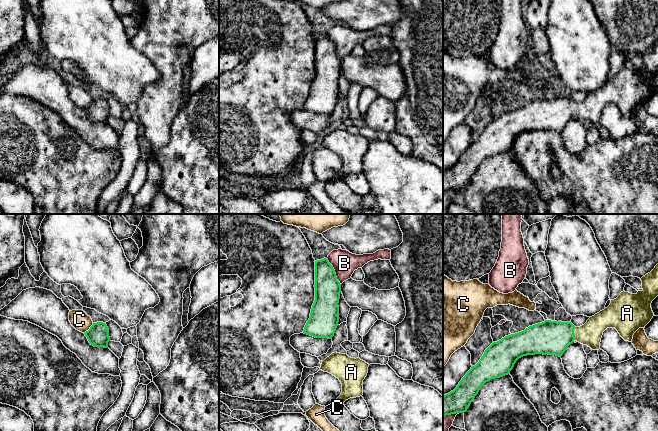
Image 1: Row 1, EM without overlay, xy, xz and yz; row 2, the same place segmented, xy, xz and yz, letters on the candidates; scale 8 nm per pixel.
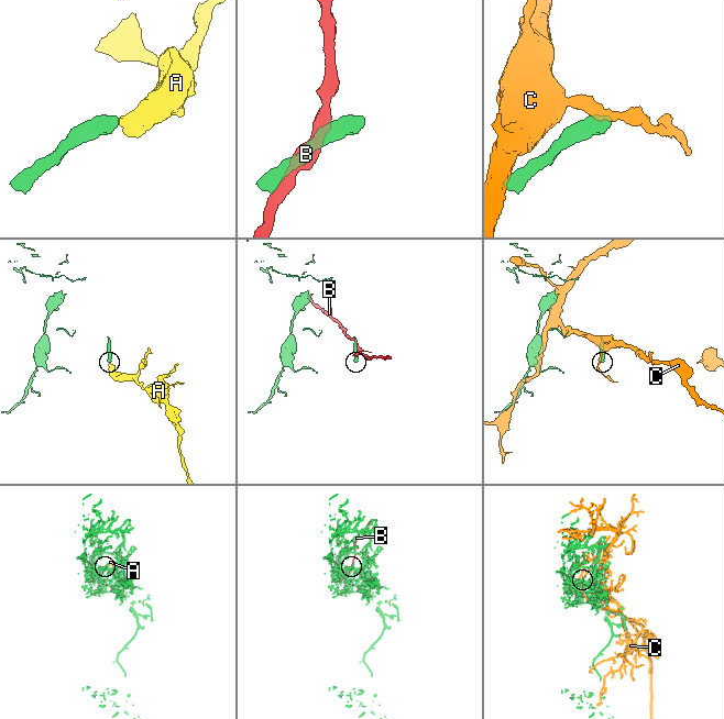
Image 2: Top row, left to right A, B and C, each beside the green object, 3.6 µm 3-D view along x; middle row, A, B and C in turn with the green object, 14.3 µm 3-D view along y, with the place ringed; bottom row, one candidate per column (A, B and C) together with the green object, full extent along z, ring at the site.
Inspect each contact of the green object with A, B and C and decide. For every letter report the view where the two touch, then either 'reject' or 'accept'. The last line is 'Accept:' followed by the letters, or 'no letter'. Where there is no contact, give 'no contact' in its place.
A: contact in yz; accept
B: contact in xz; reject
C: contact in xy; reject
Accept: A

